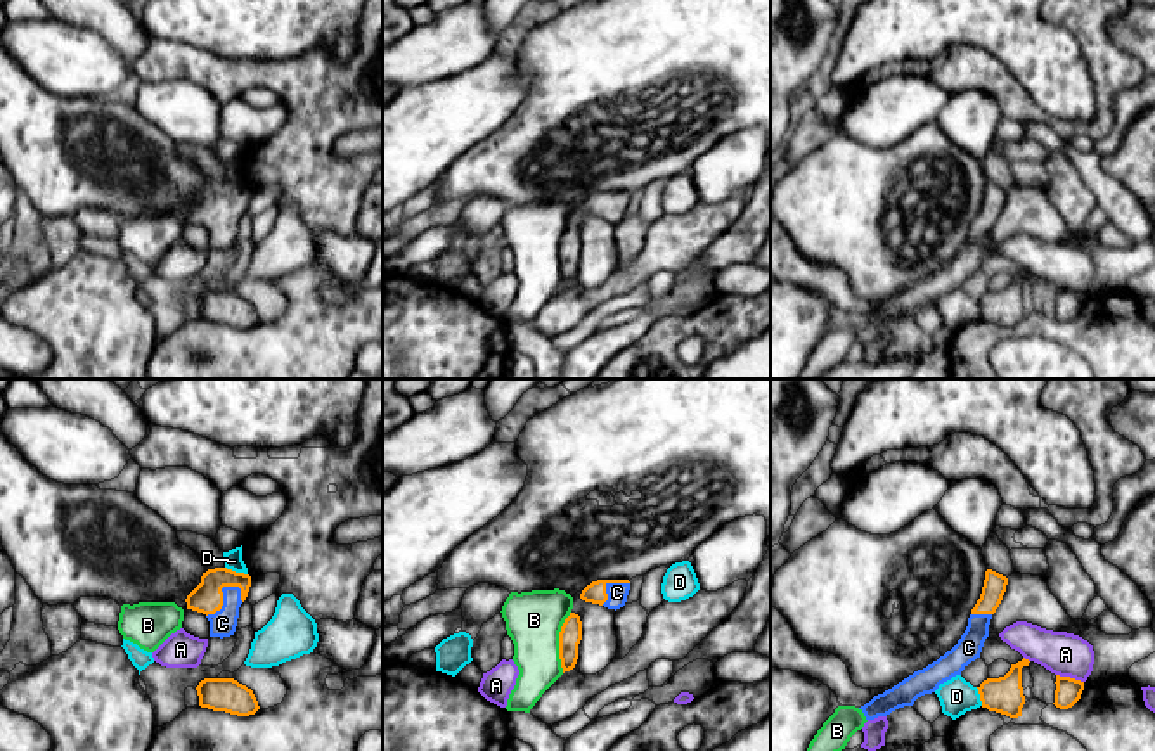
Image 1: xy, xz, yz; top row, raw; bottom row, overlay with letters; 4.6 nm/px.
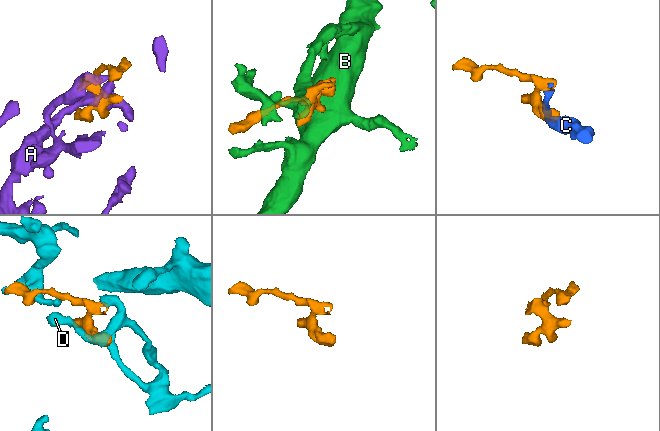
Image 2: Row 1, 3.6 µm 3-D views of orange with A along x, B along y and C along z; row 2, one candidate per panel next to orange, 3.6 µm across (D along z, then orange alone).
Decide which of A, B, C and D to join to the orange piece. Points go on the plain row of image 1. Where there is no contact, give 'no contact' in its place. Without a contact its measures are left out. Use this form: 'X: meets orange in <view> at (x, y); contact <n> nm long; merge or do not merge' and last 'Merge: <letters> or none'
A: meets orange in yz at (1069, 289); contact 130 nm long; do not merge
B: meets orange in xz at (560, 255); contact 300 nm long; do not merge
C: meets orange in xy at (222, 208); contact 220 nm long; merge
D: meets orange in xy at (234, 184); contact 110 nm long; do not merge
Merge: C

